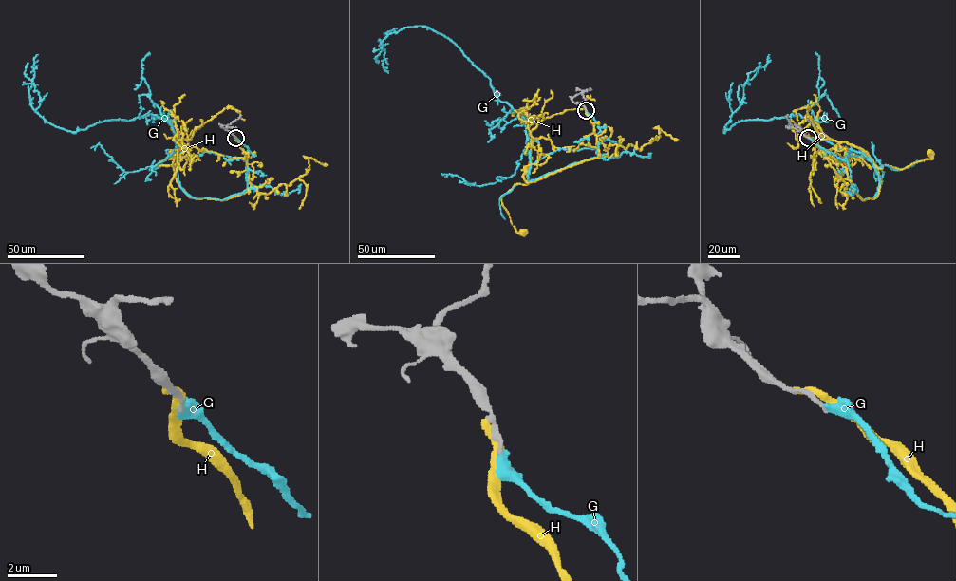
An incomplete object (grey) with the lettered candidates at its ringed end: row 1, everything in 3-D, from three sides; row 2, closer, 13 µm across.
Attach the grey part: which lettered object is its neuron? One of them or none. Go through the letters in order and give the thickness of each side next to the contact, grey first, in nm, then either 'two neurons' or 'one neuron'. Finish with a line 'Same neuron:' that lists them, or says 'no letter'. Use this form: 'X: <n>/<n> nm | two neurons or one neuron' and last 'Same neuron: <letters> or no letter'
G: 190/460 nm | two neurons
H: 240/360 nm | two neurons
Same neuron: no letter

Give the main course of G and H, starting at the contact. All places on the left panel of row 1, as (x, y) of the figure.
G: (235, 138), (247, 189), (196, 198), (155, 115), (76, 132), (46, 121), (28, 97), (37, 54)
H: (234, 137), (251, 186), (224, 199), (188, 196), (175, 175), (175, 158), (178, 168), (152, 169), (172, 152)

